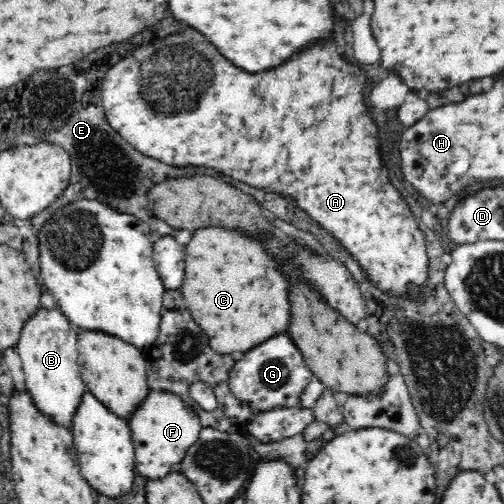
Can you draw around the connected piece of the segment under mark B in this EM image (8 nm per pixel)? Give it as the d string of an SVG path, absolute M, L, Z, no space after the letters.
M58 306L54 310L41 309L32 317L22 328L15 346L22 361L25 391L30 395L33 405L56 426L71 429L74 414L87 392L76 358L78 331L64 318Z

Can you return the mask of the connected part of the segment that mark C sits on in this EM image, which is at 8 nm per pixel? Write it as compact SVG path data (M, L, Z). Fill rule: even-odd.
M218 228L198 230L186 246L186 278L180 290L188 312L218 354L241 355L286 330L286 282L262 248L240 234Z

